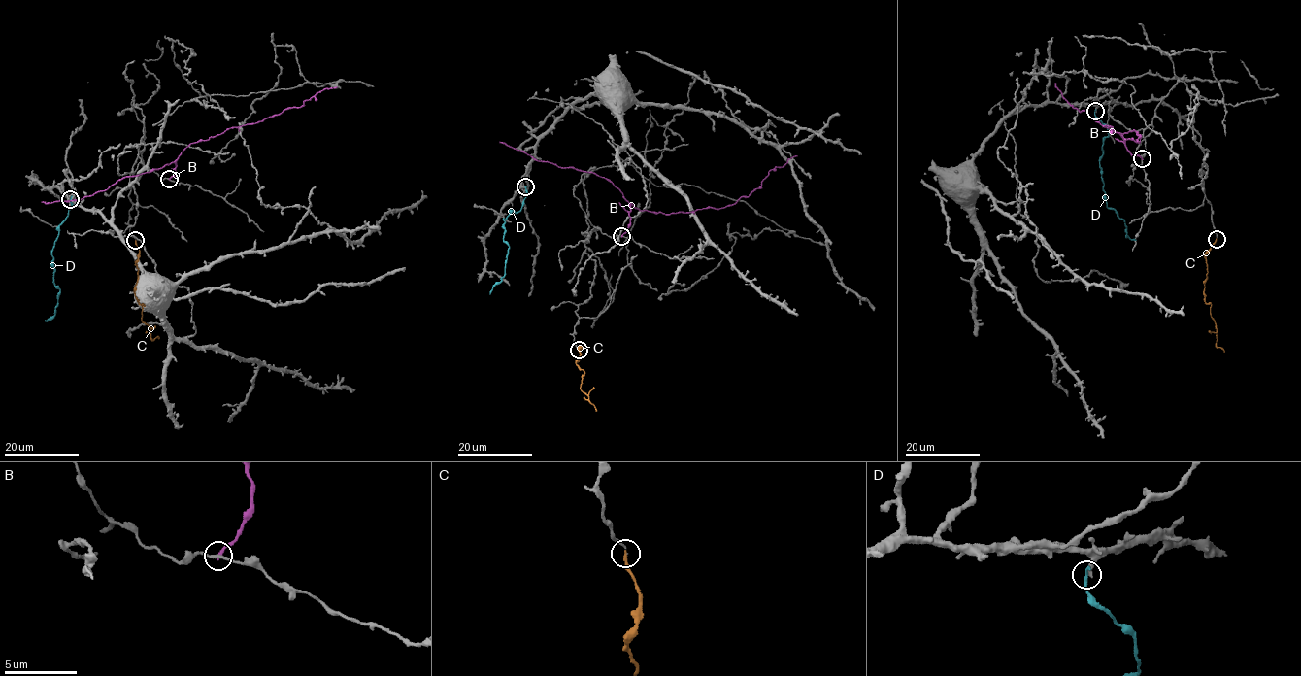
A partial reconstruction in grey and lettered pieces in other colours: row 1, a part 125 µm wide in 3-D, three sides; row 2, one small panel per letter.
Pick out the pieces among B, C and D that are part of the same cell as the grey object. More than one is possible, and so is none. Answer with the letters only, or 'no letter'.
C

